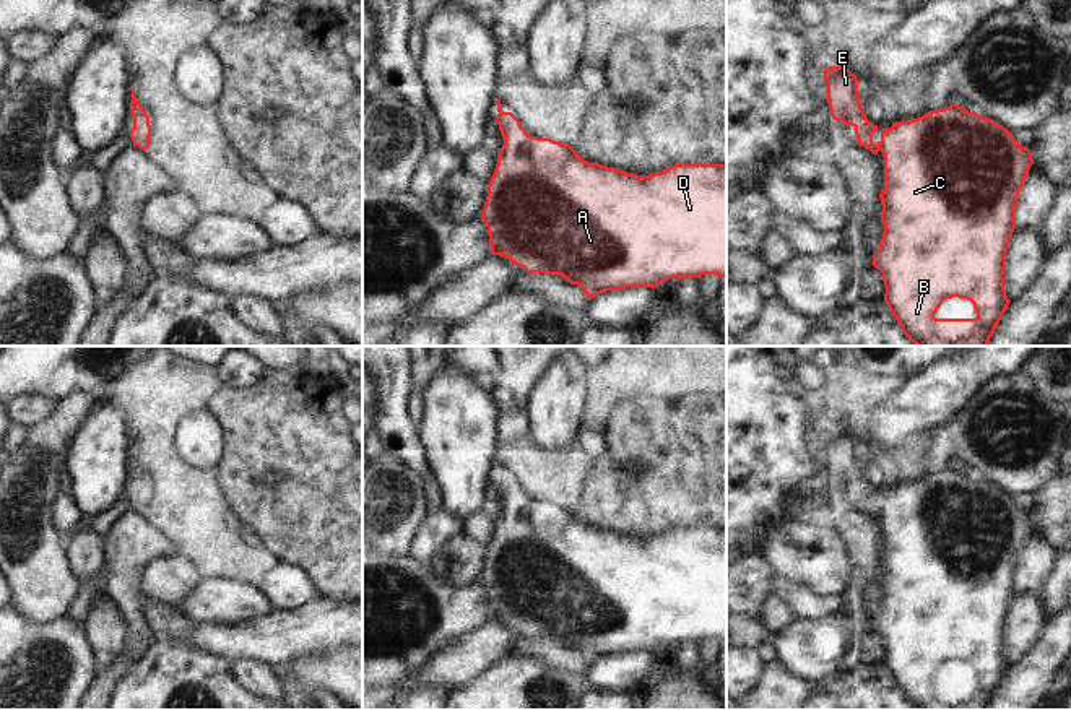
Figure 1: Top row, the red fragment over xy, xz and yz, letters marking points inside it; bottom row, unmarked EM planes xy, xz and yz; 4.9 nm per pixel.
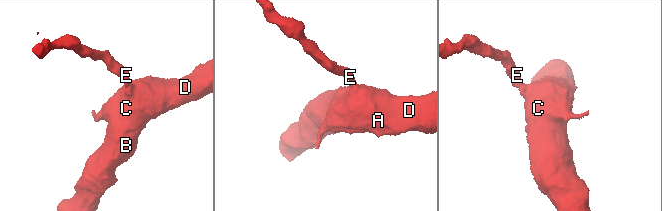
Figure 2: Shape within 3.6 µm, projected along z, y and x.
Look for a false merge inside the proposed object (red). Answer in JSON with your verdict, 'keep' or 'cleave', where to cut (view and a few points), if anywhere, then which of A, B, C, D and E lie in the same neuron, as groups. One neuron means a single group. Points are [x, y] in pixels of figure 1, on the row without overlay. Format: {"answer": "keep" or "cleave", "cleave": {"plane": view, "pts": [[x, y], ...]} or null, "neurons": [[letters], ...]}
{"answer": "keep", "cleave": null, "neurons": [["A", "B", "C", "D", "E"]]}

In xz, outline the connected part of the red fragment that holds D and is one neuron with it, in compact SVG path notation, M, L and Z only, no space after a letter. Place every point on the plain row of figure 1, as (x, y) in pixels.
M501 465L497 468L496 486L504 509L497 517L497 528L488 548L488 561L484 565L481 585L488 591L491 619L502 619L514 629L523 632L527 637L561 639L570 648L583 653L588 663L606 655L618 655L626 652L657 652L658 648L687 640L717 639L726 640L726 528L674 528L661 536L648 539L629 538L621 533L606 531L598 526L582 523L574 510L554 505L551 502L538 502L527 497L520 484L512 476L504 476Z

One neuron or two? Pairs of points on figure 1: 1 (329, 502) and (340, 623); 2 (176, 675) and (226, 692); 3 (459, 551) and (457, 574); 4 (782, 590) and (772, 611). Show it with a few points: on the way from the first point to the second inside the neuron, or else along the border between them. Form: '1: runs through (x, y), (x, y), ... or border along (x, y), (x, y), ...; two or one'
1: border along (319, 595), (345, 605); two
2: runs through (189, 679), (205, 684), (213, 692); one
3: runs through (459, 556), (459, 569); one
4: border along (772, 592), (790, 608), (797, 619); two

